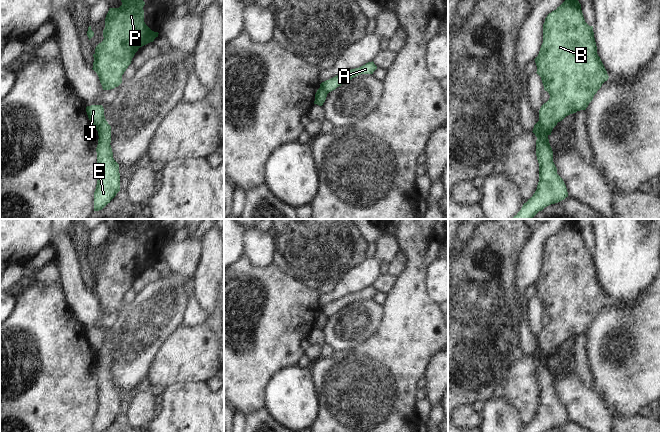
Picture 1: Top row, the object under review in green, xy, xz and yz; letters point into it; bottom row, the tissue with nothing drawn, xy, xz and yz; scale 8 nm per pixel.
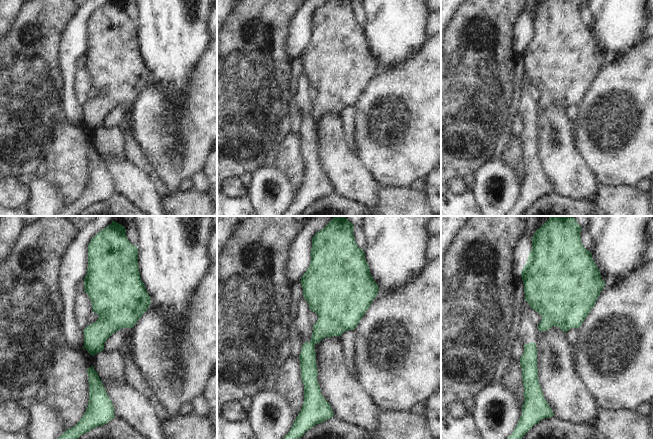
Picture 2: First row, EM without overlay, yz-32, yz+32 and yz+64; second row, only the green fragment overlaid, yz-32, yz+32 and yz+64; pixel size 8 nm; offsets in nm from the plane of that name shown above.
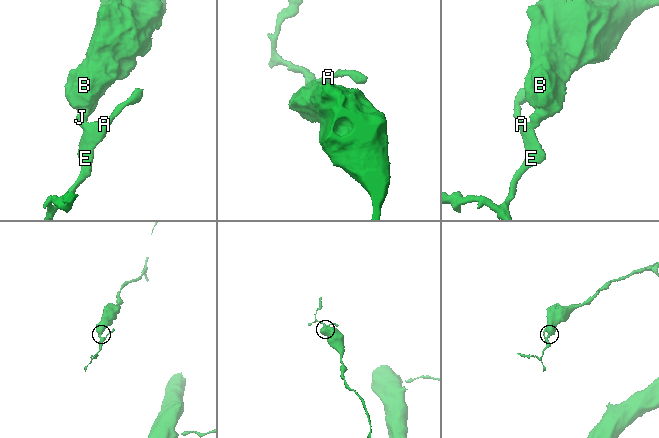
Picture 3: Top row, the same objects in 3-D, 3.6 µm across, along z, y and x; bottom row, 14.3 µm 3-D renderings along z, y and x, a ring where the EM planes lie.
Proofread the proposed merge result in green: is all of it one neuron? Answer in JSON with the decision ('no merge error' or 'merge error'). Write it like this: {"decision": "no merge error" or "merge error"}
{"decision": "merge error"}

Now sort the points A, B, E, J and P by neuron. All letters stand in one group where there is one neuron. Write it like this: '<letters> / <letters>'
A E / B J P

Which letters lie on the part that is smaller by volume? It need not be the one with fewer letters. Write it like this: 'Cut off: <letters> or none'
Cut off: A, E

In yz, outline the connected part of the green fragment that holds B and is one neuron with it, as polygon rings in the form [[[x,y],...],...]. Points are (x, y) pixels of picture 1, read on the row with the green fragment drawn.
[[[565,0],[547,15],[543,43],[534,60],[550,95],[539,110],[547,135],[566,116],[586,110],[609,78],[597,54],[593,26],[585,22],[578,0]]]

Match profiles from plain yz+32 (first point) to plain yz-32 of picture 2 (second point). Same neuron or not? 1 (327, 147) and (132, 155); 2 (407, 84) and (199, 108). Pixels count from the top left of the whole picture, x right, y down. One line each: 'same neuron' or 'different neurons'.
1: different neurons
2: same neuron

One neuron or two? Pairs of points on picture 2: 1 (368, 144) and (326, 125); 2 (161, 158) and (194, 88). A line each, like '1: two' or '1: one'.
1: two
2: one

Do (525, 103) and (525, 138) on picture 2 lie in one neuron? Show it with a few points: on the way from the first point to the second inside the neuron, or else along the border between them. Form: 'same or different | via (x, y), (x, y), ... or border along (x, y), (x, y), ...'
same | via (528, 112), (528, 129)

